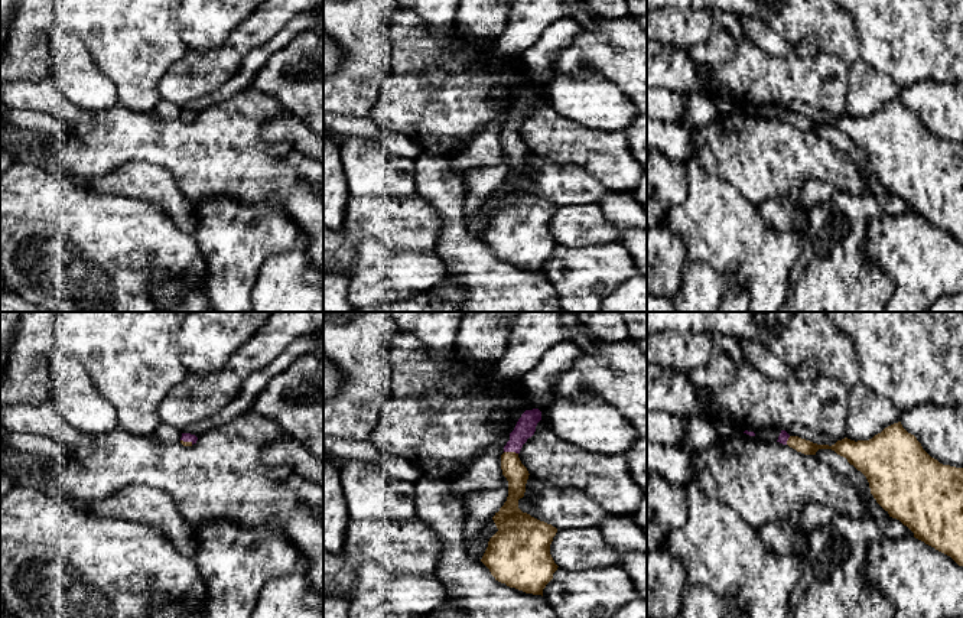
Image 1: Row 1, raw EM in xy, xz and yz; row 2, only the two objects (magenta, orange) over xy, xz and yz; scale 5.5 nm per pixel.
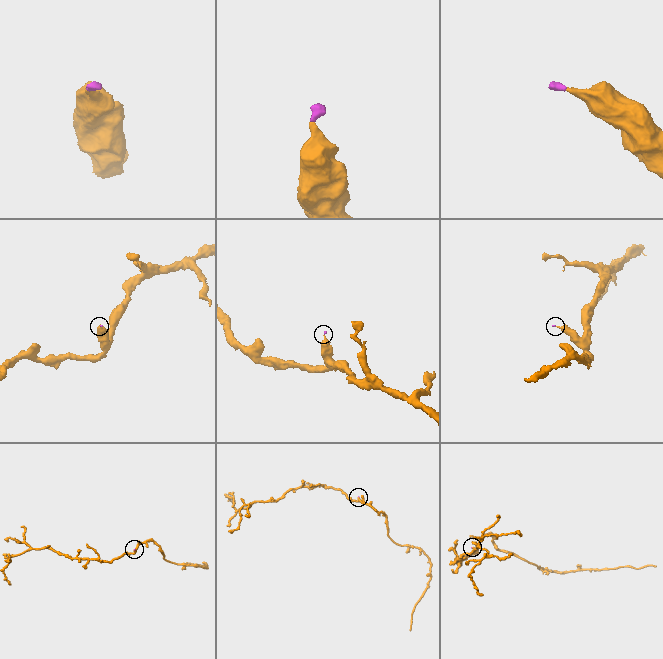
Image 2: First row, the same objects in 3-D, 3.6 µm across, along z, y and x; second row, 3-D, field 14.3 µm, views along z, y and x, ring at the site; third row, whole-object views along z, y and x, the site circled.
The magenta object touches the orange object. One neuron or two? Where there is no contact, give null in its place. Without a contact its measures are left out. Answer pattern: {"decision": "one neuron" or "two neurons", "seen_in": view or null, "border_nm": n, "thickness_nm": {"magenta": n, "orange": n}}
{"decision": "one neuron", "seen_in": "xz", "border_nm": 80, "thickness_nm": {"magenta": 110, "orange": 120}}

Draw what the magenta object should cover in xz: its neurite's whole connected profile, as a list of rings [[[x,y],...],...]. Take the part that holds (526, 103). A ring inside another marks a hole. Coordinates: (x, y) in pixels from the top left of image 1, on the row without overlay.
[[[539,85],[526,87],[504,123],[501,146],[508,157],[508,173],[492,193],[498,208],[489,215],[481,238],[495,257],[543,273],[543,266],[559,244],[550,231],[557,205],[518,185],[518,176],[524,173],[530,152],[518,130],[534,111],[540,97]]]

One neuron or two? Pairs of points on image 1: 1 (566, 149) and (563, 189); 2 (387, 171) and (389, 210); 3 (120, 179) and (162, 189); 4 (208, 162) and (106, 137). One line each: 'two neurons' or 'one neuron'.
1: two neurons
2: two neurons
3: one neuron
4: one neuron

